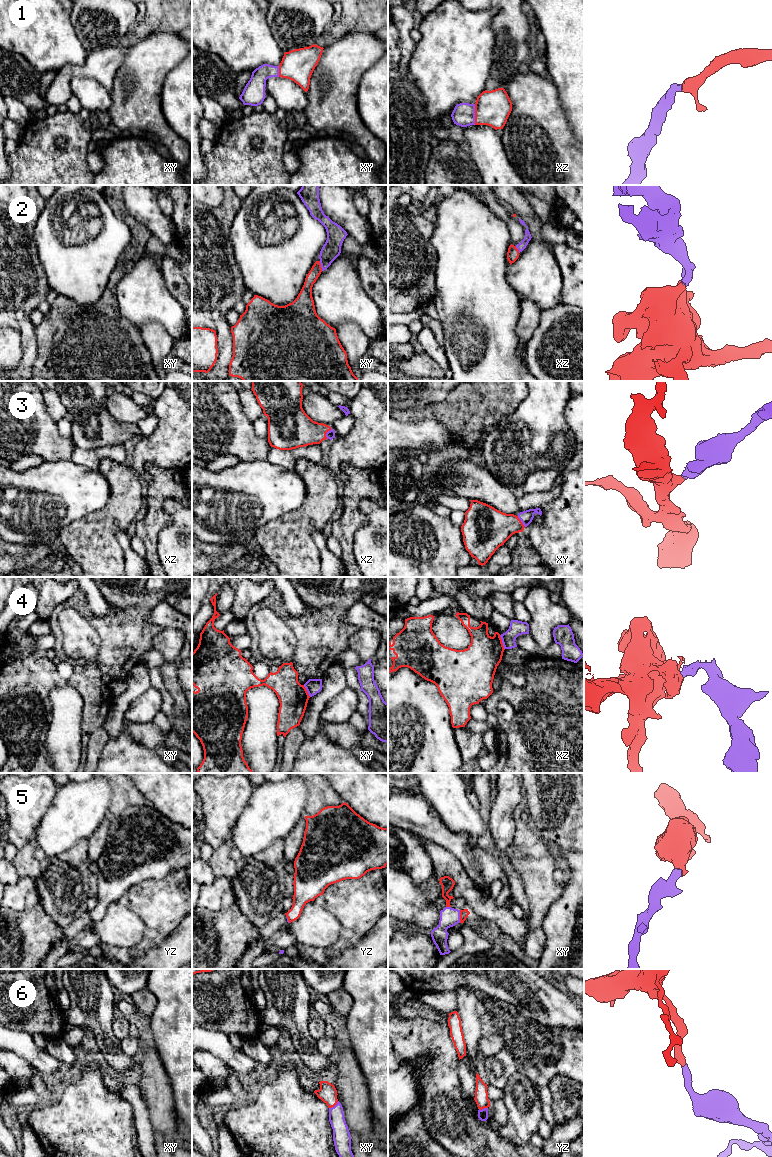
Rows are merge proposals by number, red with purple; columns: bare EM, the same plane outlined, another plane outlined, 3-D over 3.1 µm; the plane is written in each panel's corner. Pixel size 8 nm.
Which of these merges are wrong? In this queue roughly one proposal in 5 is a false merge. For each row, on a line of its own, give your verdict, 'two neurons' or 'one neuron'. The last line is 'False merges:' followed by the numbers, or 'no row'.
1: one neuron
2: one neuron
3: one neuron
4: two neurons
5: one neuron
6: one neuron
False merges: 4

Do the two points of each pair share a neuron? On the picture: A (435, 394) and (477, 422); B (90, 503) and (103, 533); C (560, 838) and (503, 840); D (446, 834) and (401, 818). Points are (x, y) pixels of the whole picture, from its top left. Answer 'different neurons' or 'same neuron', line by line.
A: different neurons
B: different neurons
C: different neurons
D: same neuron

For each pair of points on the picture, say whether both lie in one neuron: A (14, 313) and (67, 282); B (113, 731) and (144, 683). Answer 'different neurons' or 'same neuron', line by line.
A: different neurons
B: same neuron

